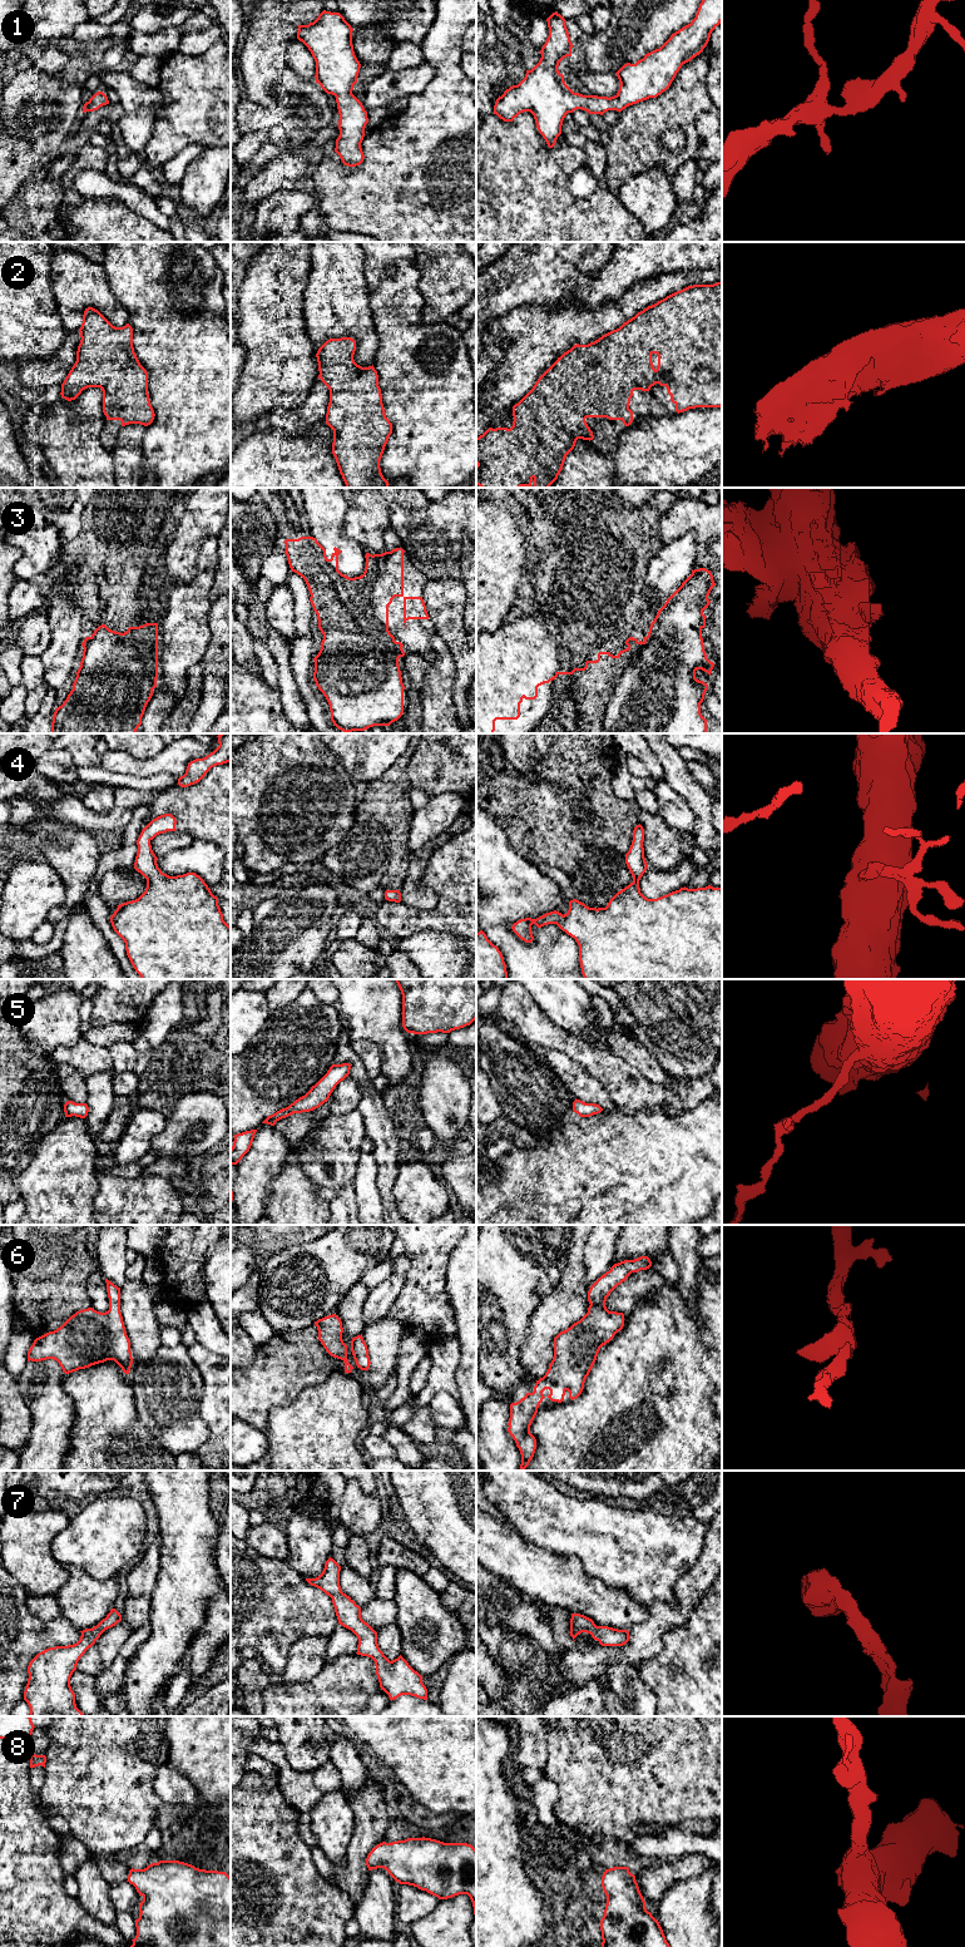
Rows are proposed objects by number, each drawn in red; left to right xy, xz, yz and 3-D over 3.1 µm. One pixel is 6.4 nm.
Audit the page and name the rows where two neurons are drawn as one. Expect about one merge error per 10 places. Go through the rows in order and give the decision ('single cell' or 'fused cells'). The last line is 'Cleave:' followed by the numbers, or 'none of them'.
1: single cell
2: single cell
3: single cell
4: single cell
5: single cell
6: single cell
7: single cell
8: single cell
Cleave: none of them

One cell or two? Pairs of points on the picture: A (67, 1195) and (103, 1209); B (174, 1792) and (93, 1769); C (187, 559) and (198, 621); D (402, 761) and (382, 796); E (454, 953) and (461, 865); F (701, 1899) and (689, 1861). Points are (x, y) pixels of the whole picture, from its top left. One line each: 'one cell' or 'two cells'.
A: two cells
B: two cells
C: two cells
D: one cell
E: two cells
F: two cells

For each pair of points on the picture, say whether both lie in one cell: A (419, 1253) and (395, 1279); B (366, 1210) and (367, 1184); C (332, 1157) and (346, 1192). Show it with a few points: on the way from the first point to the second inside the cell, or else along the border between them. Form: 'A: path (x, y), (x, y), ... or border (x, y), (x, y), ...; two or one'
A: border (406, 1274), (404, 1286), (395, 1301); two
B: path (367, 1204), (367, 1190); one
C: border (352, 1182), (342, 1185), (336, 1191); two

